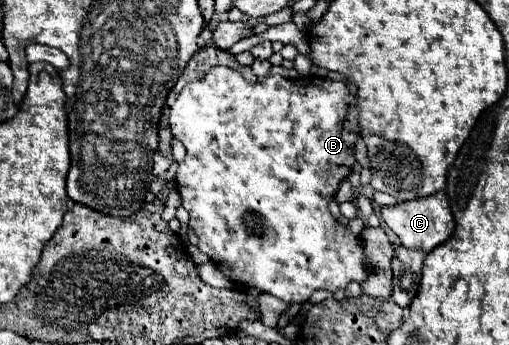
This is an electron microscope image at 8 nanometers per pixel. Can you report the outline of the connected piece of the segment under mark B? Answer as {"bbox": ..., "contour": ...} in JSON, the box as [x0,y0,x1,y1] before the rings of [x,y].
{"bbox":[170,67,366,303],"contour":[[[214,67],[210,73],[206,73],[204,79],[188,83],[182,89],[176,103],[170,107],[170,131],[186,147],[186,157],[182,163],[178,163],[176,187],[182,197],[182,207],[190,213],[190,229],[198,237],[198,249],[206,253],[230,281],[244,283],[248,287],[258,287],[260,291],[272,293],[274,297],[286,303],[304,303],[310,299],[310,295],[316,289],[336,291],[340,287],[346,287],[350,281],[362,283],[366,279],[366,265],[364,265],[364,253],[362,253],[360,241],[346,227],[334,225],[334,217],[328,211],[330,197],[336,195],[340,183],[348,177],[348,173],[352,171],[352,165],[356,163],[354,147],[360,135],[358,95],[350,93],[346,83],[334,81],[328,77],[316,77],[316,75],[306,75],[306,77],[296,77],[296,79],[268,75],[262,81],[246,83],[238,71],[228,69],[228,67]]]}

